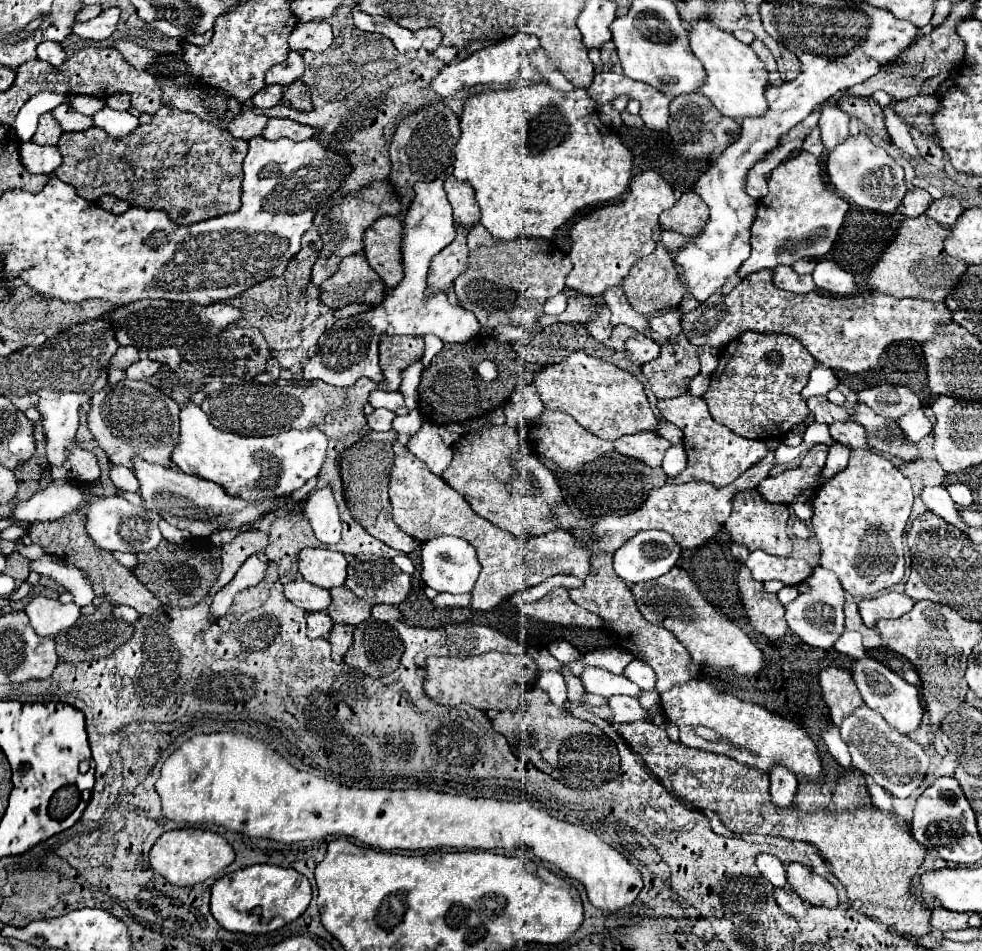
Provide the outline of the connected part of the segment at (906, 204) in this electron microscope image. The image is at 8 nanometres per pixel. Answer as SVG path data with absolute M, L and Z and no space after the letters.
M911 189L905 199L903 199L903 215L905 217L919 217L923 215L927 209L929 209L929 203L931 203L931 195L925 191L925 189Z

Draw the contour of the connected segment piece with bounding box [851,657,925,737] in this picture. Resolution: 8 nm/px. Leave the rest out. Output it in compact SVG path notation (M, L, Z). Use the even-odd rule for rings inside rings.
M865 657L865 659L857 661L851 675L853 675L853 681L857 683L857 687L861 691L861 697L865 701L865 705L869 709L881 713L881 717L891 727L895 727L899 733L911 737L921 727L925 711L923 711L921 701L919 701L919 691L911 683L907 683L901 675L897 675L895 671L891 671L889 667L881 665L879 661L875 661L871 657Z

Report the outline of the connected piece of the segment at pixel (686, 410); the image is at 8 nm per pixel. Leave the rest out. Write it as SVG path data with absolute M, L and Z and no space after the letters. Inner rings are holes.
M683 393L683 395L673 397L673 399L661 399L657 403L657 407L669 423L677 425L685 433L683 445L687 451L687 469L681 475L677 475L671 483L707 481L707 483L713 483L717 487L723 487L723 485L729 485L745 469L749 469L751 465L755 465L757 461L761 461L769 453L765 441L745 439L741 435L735 435L725 425L715 423L701 397L695 397L691 393Z

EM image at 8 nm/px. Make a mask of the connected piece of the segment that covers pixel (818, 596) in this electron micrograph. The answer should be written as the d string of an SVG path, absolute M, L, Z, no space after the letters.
M815 567L813 575L807 579L811 585L809 593L799 595L795 601L791 601L785 607L785 619L789 629L799 635L809 647L817 649L831 649L833 643L843 635L845 631L845 615L843 615L843 601L845 601L845 591L841 589L835 573Z

